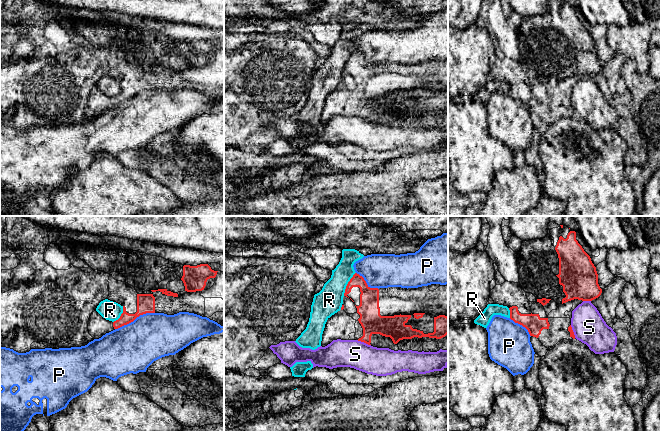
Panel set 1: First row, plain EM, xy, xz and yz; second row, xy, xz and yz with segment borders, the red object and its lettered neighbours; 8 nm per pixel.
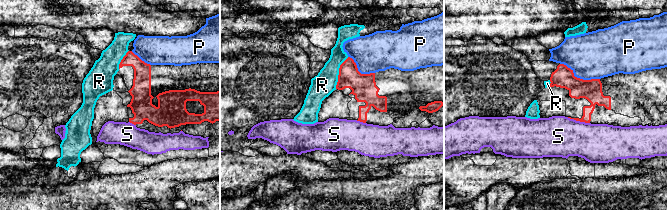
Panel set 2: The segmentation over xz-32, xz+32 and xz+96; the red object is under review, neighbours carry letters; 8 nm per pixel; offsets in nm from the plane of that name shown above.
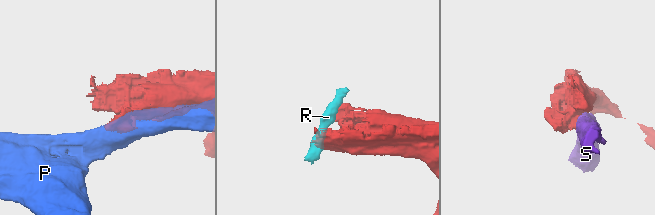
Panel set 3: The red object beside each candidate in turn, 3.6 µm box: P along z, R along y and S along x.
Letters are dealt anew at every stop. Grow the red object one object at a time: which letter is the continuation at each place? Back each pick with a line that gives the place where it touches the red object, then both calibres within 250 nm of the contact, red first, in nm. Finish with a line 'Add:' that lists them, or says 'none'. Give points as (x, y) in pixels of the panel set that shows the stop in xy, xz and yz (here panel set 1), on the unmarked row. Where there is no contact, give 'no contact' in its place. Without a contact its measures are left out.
Add: none

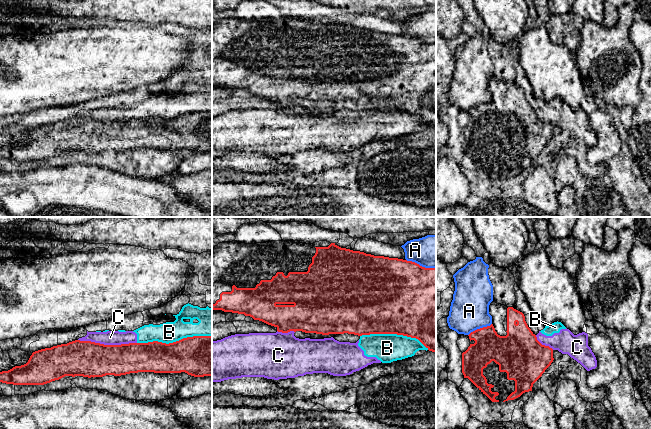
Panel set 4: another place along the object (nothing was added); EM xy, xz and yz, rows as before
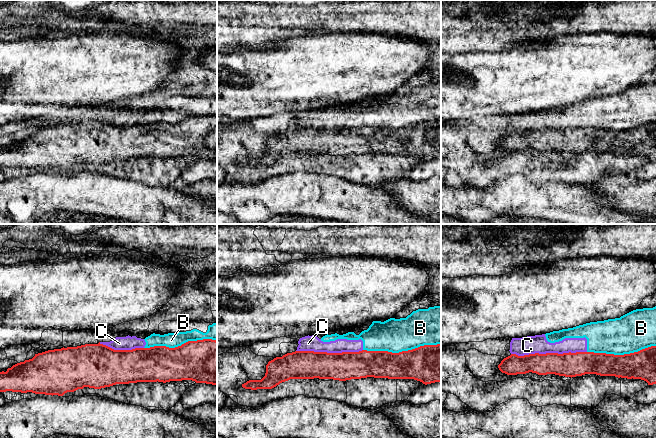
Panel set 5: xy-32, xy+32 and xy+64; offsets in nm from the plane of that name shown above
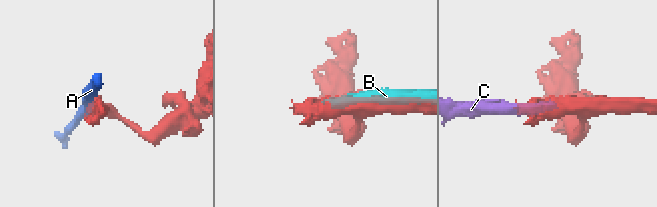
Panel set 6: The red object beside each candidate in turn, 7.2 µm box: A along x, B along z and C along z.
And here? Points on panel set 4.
Add: none

